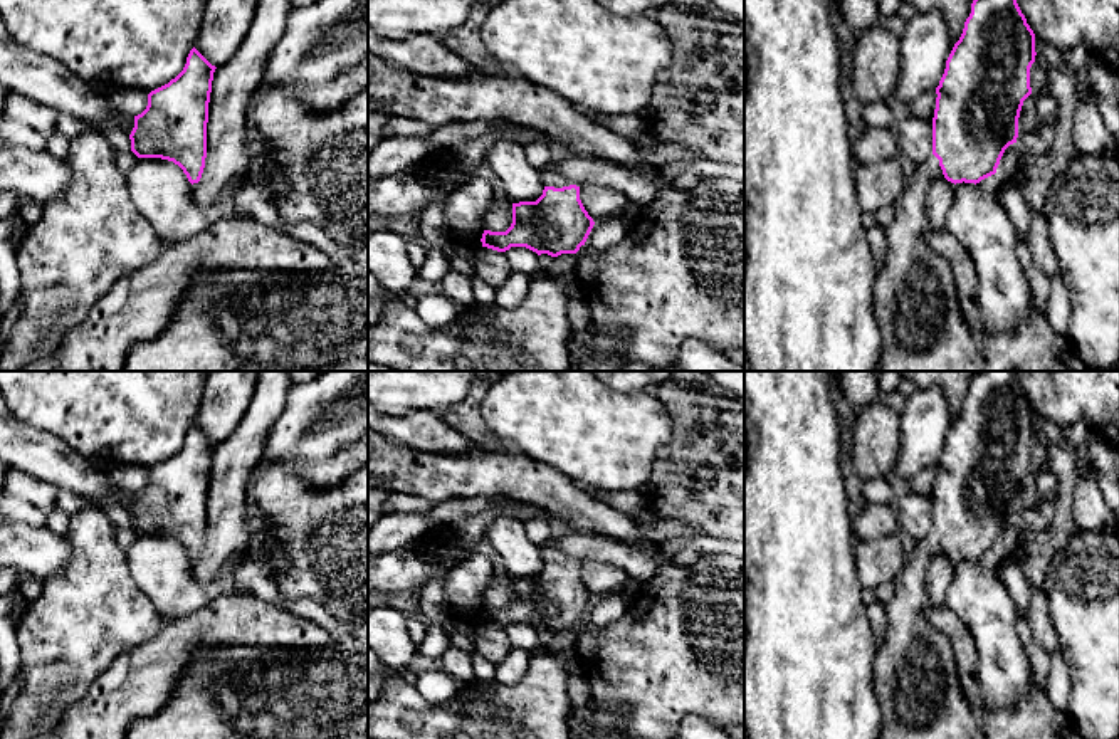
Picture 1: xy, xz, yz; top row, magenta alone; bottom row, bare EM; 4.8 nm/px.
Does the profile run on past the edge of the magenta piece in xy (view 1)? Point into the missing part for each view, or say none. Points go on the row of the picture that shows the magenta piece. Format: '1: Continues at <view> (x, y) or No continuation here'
1: No continuation here

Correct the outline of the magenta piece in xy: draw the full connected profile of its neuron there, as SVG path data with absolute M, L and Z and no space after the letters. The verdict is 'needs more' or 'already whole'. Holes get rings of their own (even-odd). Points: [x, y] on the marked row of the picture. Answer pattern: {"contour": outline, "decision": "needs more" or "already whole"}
{"contour": "M195 47L183 71L148 94L146 109L134 116L129 134L138 158L161 158L178 165L198 183L207 158L208 102L215 66Z", "decision": "already whole"}

